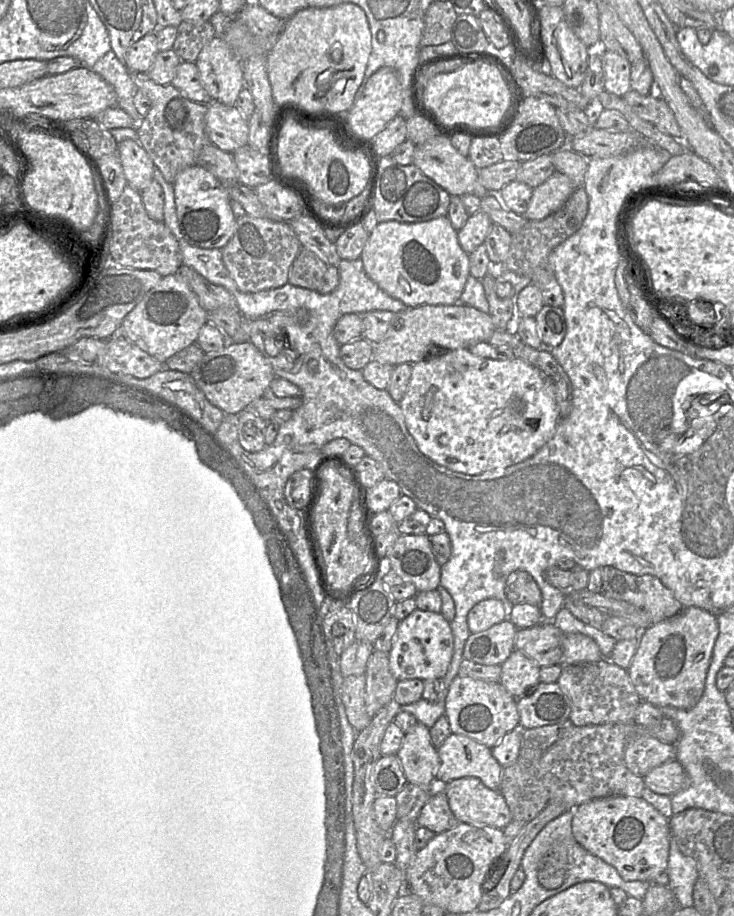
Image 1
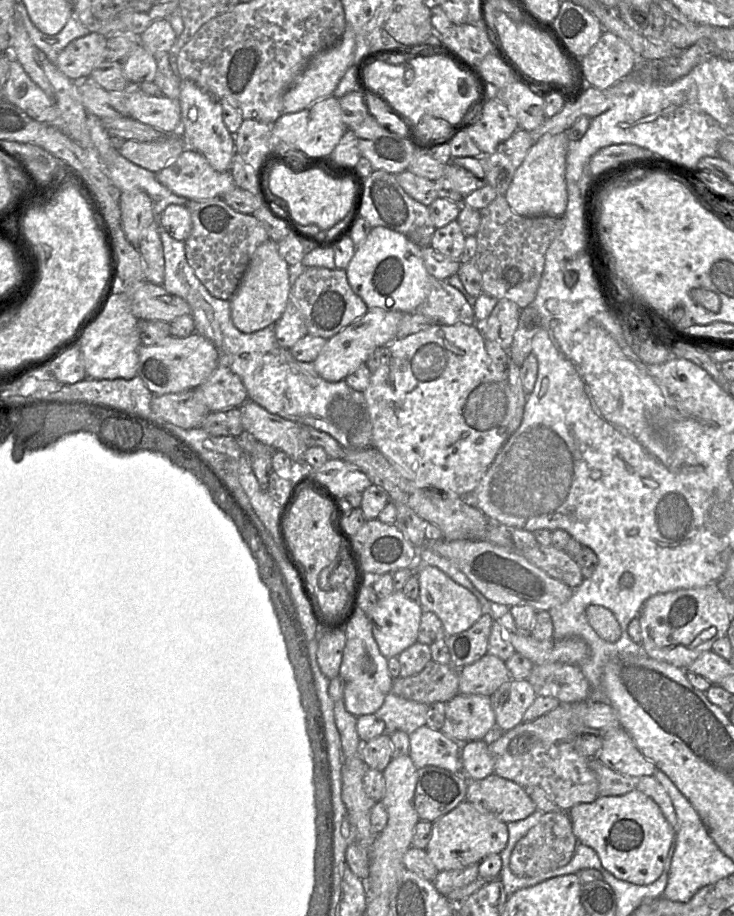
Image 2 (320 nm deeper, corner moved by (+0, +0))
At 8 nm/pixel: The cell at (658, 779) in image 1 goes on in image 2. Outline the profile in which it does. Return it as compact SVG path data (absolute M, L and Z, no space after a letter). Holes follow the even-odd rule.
M623 728L608 730L602 739L602 747L592 758L623 775L653 776L657 768L643 756Z

